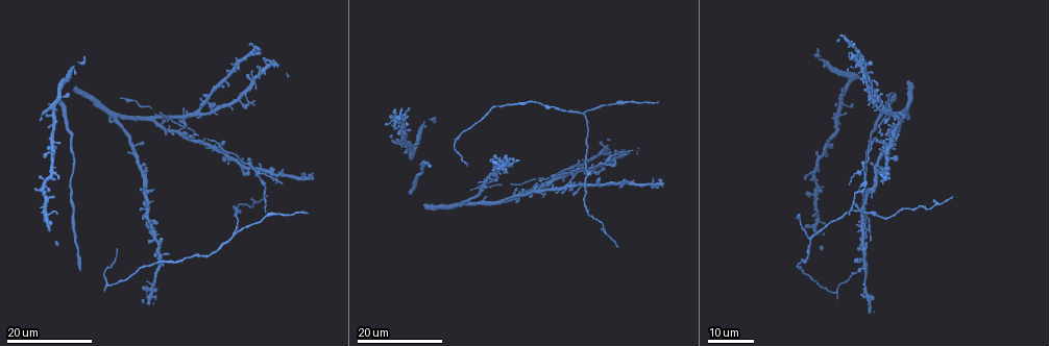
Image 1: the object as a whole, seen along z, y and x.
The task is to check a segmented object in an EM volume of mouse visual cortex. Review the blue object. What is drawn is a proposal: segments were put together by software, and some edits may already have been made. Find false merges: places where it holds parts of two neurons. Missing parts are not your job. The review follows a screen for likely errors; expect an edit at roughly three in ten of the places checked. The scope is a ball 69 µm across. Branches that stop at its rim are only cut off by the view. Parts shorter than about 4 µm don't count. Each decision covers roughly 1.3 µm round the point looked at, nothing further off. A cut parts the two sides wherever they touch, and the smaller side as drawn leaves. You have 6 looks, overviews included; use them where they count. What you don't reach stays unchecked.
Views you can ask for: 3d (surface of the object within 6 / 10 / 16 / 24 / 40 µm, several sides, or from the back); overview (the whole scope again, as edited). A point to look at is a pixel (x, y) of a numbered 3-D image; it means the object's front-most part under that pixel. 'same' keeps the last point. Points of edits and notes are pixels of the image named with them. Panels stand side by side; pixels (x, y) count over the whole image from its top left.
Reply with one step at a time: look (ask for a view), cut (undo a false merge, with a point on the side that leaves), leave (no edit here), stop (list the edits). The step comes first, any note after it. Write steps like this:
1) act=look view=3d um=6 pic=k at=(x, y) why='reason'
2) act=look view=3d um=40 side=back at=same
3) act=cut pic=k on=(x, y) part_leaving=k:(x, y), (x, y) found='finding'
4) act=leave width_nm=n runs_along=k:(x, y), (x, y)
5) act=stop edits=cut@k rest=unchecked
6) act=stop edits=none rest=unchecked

act=look view=3d um=16 pic=1 at=(538, 188) why='four or more arms meet'

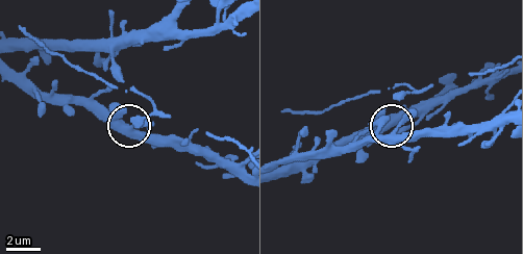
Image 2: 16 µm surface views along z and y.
act=look view=3d um=6 pic=2 at=(394, 130)

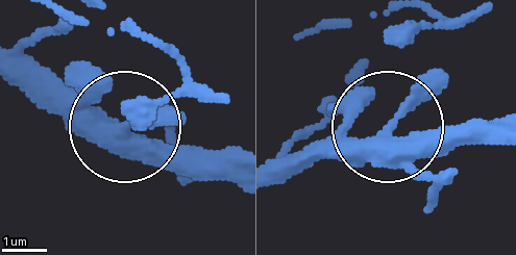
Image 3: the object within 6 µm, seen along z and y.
act=leave width_nm=320 runs_along=3:(499, 134), (391, 127), (421, 79), (417, 26) found='continuous, no second neuron'

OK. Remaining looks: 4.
act=look view=3d um=24 pic=1 at=(864, 169) why='three-way junction'

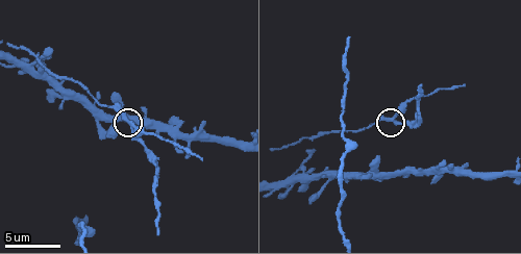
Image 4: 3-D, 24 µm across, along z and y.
act=look view=3d um=10 pic=4 at=(130, 126)

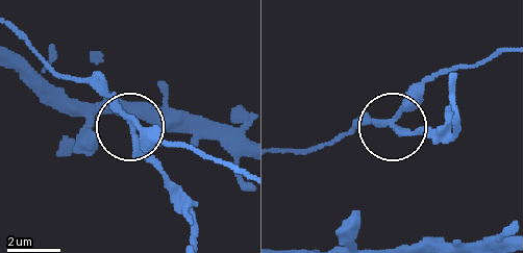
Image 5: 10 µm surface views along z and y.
act=cut pic=5 on=(399, 133) arms=3 part_leaving=5:(390, 124), (455, 128), (455, 95) found='two neurons meet here'

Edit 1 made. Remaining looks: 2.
act=stop edits=cut@5 rest=unchecked

